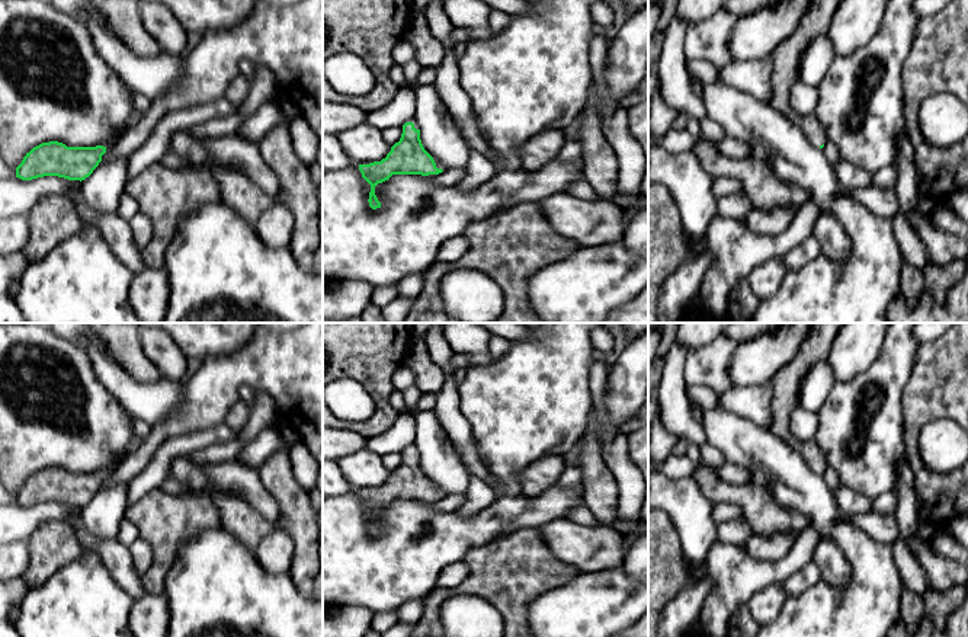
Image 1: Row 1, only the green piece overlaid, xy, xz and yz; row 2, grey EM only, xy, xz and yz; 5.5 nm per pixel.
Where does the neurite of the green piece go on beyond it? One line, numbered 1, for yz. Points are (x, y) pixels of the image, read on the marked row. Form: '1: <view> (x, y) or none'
1: none

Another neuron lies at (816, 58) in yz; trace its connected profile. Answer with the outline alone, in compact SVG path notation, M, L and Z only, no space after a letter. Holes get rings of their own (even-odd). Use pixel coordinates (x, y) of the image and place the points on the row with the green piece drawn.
M817 36L812 44L804 49L799 58L799 81L817 86L826 76L826 71L834 57L828 36Z

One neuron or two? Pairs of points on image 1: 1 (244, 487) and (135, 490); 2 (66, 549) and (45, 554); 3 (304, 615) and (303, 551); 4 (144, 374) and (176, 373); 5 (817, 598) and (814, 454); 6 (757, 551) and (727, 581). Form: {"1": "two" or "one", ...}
{"1": "two", "2": "one", "3": "two", "4": "two", "5": "two", "6": "two"}

